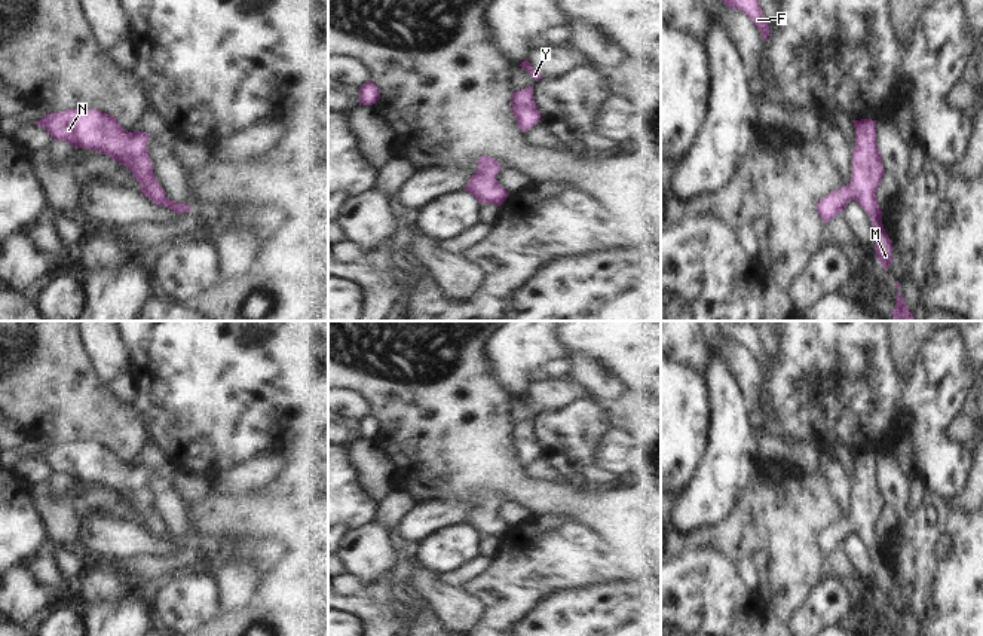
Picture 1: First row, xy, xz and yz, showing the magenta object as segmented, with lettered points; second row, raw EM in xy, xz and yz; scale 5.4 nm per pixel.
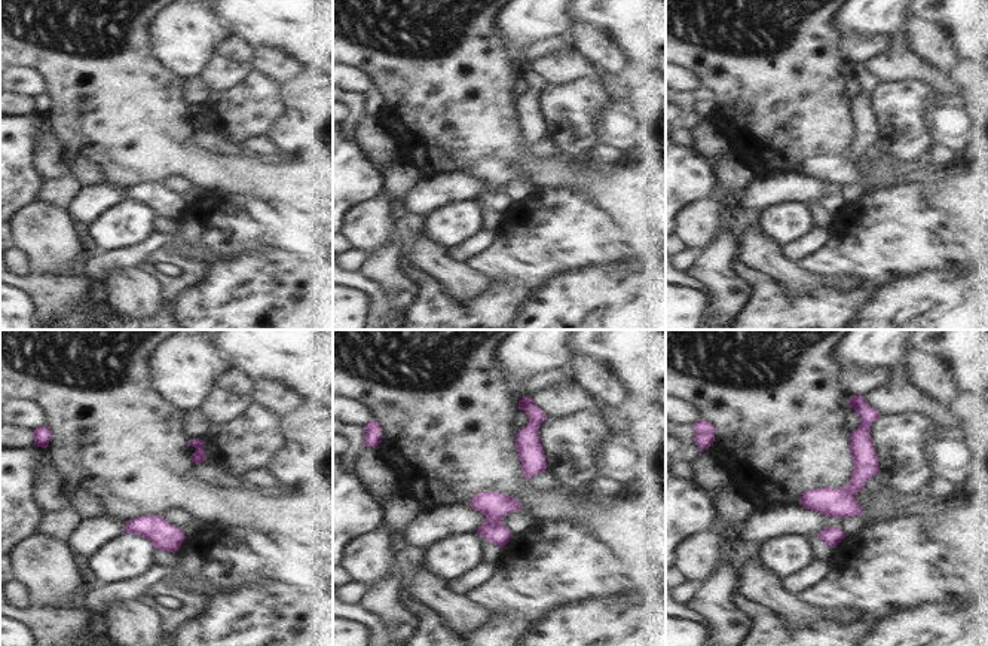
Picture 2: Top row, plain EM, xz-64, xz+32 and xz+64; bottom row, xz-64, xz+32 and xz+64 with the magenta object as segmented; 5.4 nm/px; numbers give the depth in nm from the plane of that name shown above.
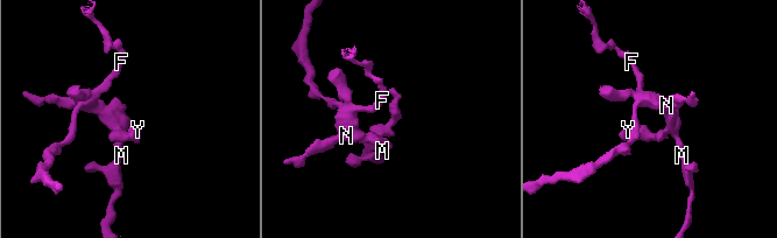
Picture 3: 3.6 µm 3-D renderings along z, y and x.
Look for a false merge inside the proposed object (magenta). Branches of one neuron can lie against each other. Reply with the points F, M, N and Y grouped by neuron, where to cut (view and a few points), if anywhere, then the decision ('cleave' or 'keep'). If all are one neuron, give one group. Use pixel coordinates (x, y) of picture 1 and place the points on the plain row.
F M N Y | no cut | keep

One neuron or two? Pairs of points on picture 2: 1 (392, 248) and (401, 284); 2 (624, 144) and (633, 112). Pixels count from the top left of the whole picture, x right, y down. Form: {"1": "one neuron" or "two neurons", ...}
{"1": "one neuron", "2": "one neuron"}

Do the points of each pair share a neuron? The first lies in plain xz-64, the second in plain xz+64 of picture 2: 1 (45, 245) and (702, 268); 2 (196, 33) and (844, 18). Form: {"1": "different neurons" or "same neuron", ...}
{"1": "different neurons", "2": "same neuron"}

